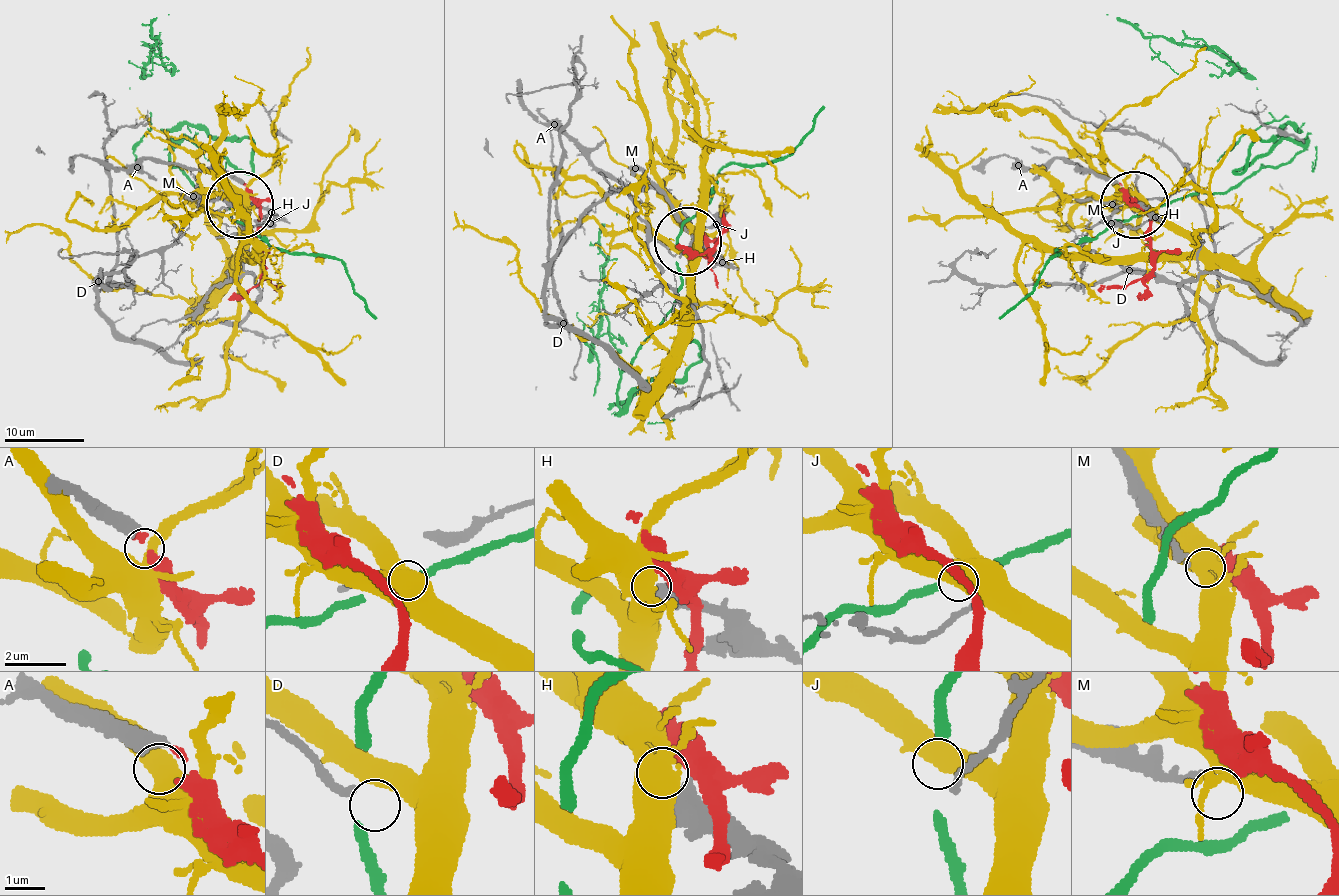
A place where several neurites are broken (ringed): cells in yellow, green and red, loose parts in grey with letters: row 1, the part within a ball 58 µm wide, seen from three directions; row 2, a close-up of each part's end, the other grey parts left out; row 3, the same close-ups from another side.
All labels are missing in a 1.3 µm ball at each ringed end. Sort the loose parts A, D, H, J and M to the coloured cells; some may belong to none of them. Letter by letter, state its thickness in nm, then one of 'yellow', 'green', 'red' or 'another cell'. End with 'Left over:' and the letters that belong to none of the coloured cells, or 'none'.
A: 440 nm | red
D: 220 nm | another cell
H: 600 nm | yellow
J: 170 nm | another cell
M: 180 nm | another cell
Left over: D, J, M

